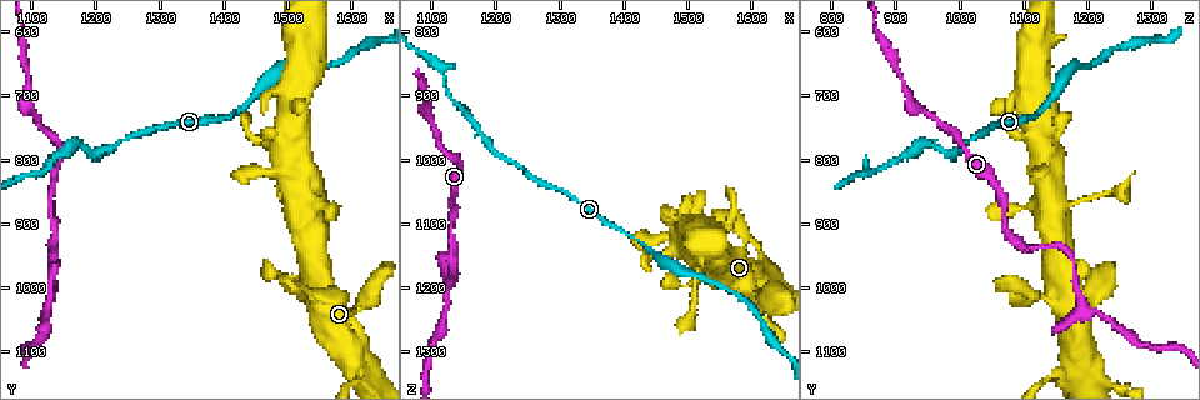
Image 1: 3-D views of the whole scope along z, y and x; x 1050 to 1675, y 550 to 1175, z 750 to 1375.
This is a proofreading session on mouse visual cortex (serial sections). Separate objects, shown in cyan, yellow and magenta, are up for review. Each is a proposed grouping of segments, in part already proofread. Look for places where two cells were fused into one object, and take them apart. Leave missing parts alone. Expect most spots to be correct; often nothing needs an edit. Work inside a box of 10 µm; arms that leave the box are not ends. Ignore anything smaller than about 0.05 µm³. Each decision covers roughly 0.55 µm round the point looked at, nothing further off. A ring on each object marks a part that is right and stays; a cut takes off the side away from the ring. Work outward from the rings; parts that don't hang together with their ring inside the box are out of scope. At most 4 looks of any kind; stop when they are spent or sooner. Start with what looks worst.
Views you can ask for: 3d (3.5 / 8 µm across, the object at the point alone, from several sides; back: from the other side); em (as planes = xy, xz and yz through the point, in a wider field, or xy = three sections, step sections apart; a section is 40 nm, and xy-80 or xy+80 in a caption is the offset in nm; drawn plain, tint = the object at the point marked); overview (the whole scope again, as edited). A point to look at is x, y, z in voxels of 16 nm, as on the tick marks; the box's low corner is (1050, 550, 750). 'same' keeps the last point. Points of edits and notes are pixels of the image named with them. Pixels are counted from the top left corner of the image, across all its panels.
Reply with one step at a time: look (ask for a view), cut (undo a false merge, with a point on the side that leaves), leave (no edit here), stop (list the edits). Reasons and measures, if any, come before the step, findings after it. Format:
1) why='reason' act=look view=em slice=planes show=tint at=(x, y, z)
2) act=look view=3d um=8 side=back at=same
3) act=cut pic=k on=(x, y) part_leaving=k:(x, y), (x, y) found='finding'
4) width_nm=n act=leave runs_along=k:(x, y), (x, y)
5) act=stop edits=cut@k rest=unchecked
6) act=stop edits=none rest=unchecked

why='branch point' act=look view=em slice=xy step=5 show=tint at=(1130, 1025, 1195)

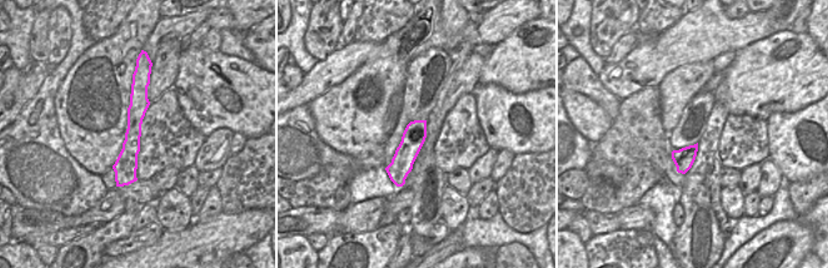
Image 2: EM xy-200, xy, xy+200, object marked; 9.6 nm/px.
why='wider look' act=look view=3d um=3.5 at=same

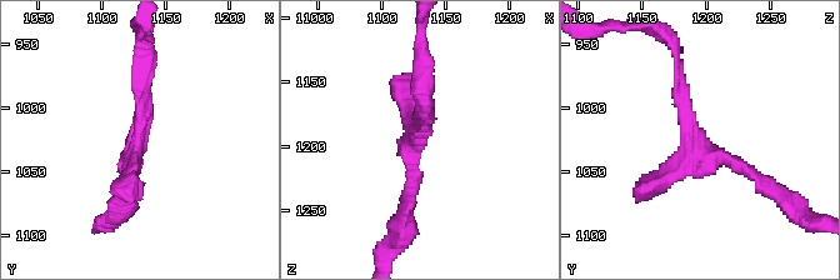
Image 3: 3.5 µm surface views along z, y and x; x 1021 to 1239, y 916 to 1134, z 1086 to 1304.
act=leave runs_along=2:(143, 87), (125, 174), (119, 183) found='one cell here'

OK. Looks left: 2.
why='calibre changes' act=look view=3d um=8 at=(1505, 720, 1100)

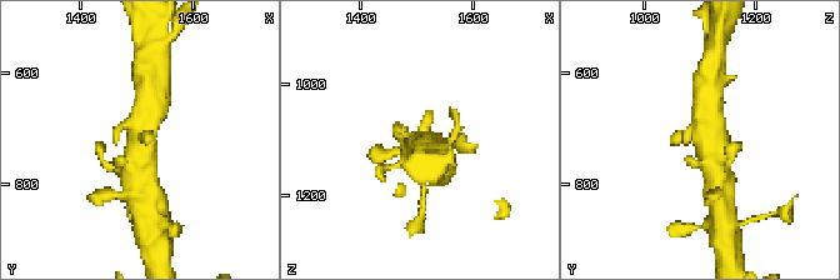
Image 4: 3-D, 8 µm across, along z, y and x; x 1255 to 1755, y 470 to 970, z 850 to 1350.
act=look view=em slice=planes show=tint at=same

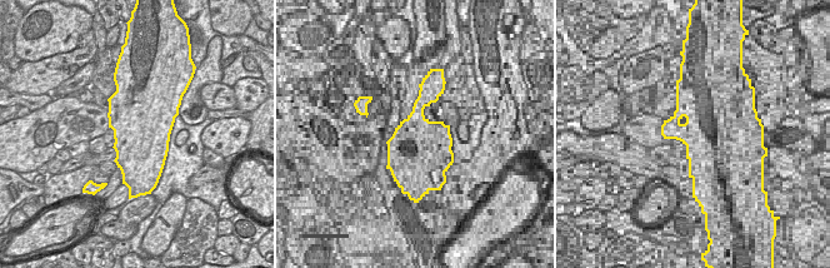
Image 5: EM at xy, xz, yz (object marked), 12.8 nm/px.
act=leave runs_along=4:(714, 164), (709, 139), (671, 141) found='continuous, no second cell'

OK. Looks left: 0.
act=stop edits=none rest=unchecked

